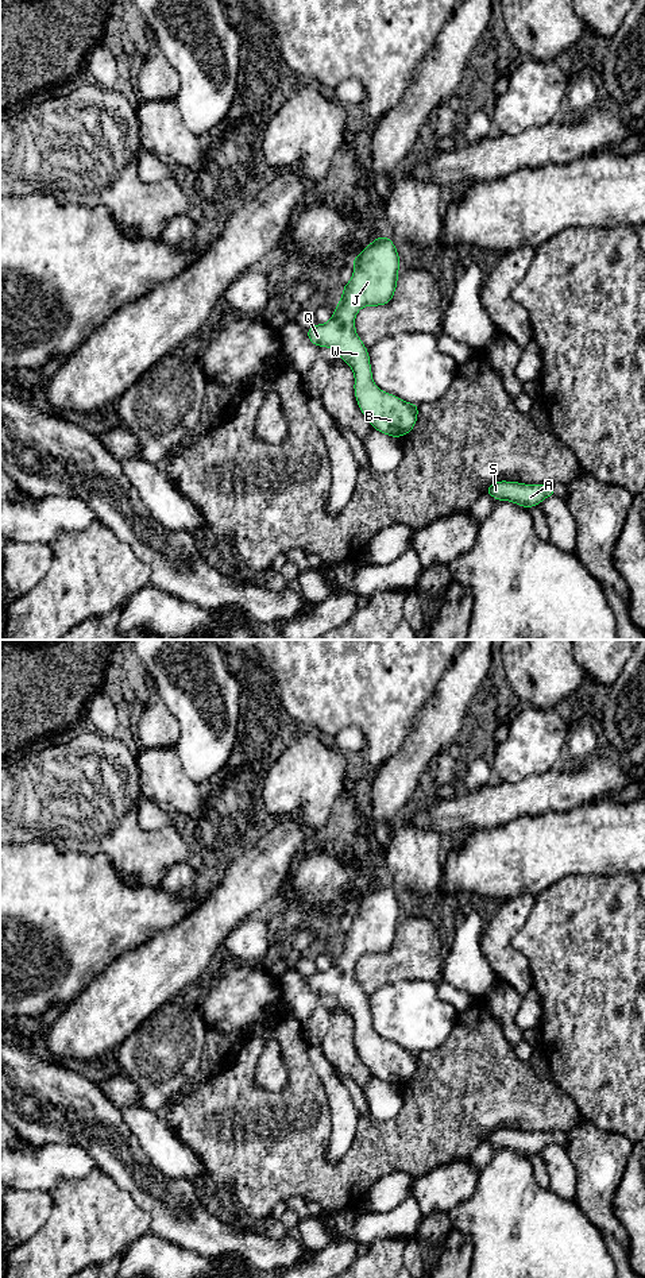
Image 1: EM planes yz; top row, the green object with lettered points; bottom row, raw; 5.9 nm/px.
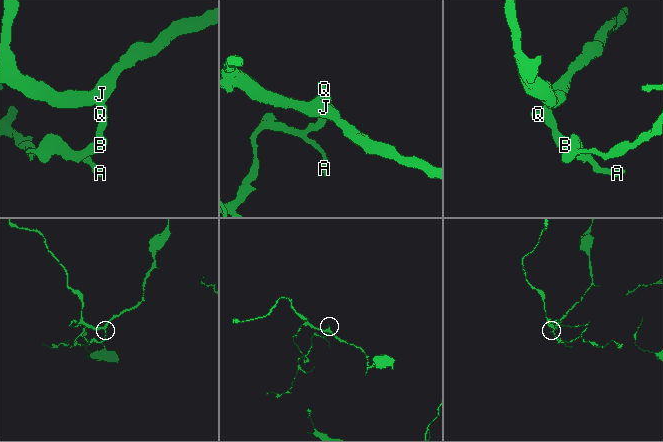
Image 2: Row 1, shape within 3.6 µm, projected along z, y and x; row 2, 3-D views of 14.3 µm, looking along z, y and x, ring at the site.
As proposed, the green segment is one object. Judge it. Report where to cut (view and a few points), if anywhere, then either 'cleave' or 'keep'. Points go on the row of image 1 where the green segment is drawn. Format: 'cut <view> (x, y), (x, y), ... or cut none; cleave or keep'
cut none; keep

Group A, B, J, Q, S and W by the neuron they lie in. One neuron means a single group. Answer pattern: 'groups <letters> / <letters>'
groups A B J Q S W

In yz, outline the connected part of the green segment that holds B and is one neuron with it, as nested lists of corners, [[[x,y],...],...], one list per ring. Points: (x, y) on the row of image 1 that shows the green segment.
[[[382,235],[352,263],[352,278],[344,285],[332,318],[306,329],[306,335],[310,343],[335,350],[349,364],[356,402],[370,425],[387,436],[401,437],[414,428],[418,405],[385,393],[374,383],[368,350],[355,331],[355,317],[362,308],[391,301],[401,260],[393,240]]]

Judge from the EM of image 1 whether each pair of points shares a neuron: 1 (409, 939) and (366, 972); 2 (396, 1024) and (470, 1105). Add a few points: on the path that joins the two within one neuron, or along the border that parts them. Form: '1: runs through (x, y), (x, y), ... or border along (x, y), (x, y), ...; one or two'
1: runs through (400, 950), (381, 969), (377, 969); one
2: border along (448, 1035), (437, 1047), (418, 1053); two

